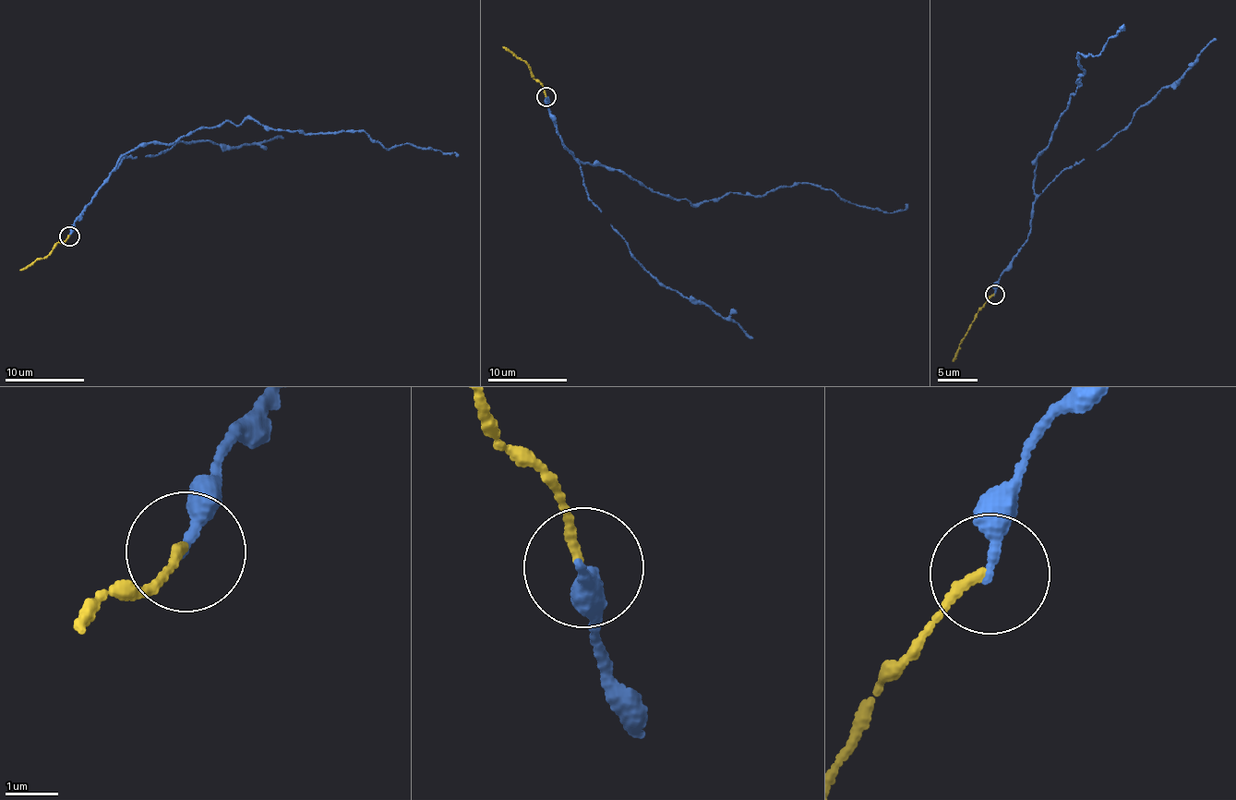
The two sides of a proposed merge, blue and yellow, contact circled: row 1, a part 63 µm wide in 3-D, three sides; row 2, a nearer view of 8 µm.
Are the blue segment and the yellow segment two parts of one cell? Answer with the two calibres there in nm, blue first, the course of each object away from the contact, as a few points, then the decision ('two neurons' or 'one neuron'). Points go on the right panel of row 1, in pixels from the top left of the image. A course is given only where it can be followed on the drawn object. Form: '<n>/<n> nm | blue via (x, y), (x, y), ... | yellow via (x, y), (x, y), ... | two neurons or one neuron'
240/160 nm | blue via (994, 294), (1002, 272), (1028, 240), (1035, 163), (1086, 70), (1077, 56), (1095, 56), (1124, 27), (1119, 30) | yellow via (994, 294), (977, 313), (953, 361) | one neuron

